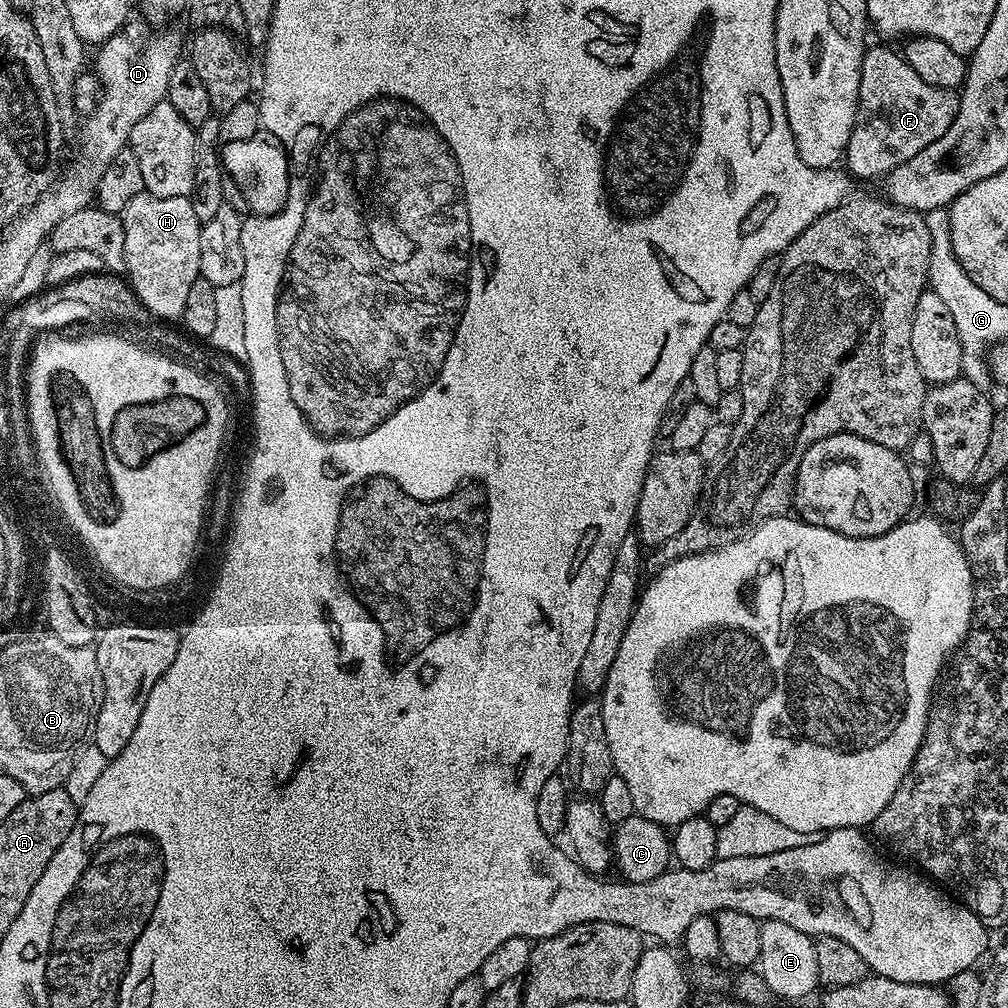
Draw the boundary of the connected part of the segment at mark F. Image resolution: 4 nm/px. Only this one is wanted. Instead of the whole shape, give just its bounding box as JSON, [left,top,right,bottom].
[843,47,960,181]

